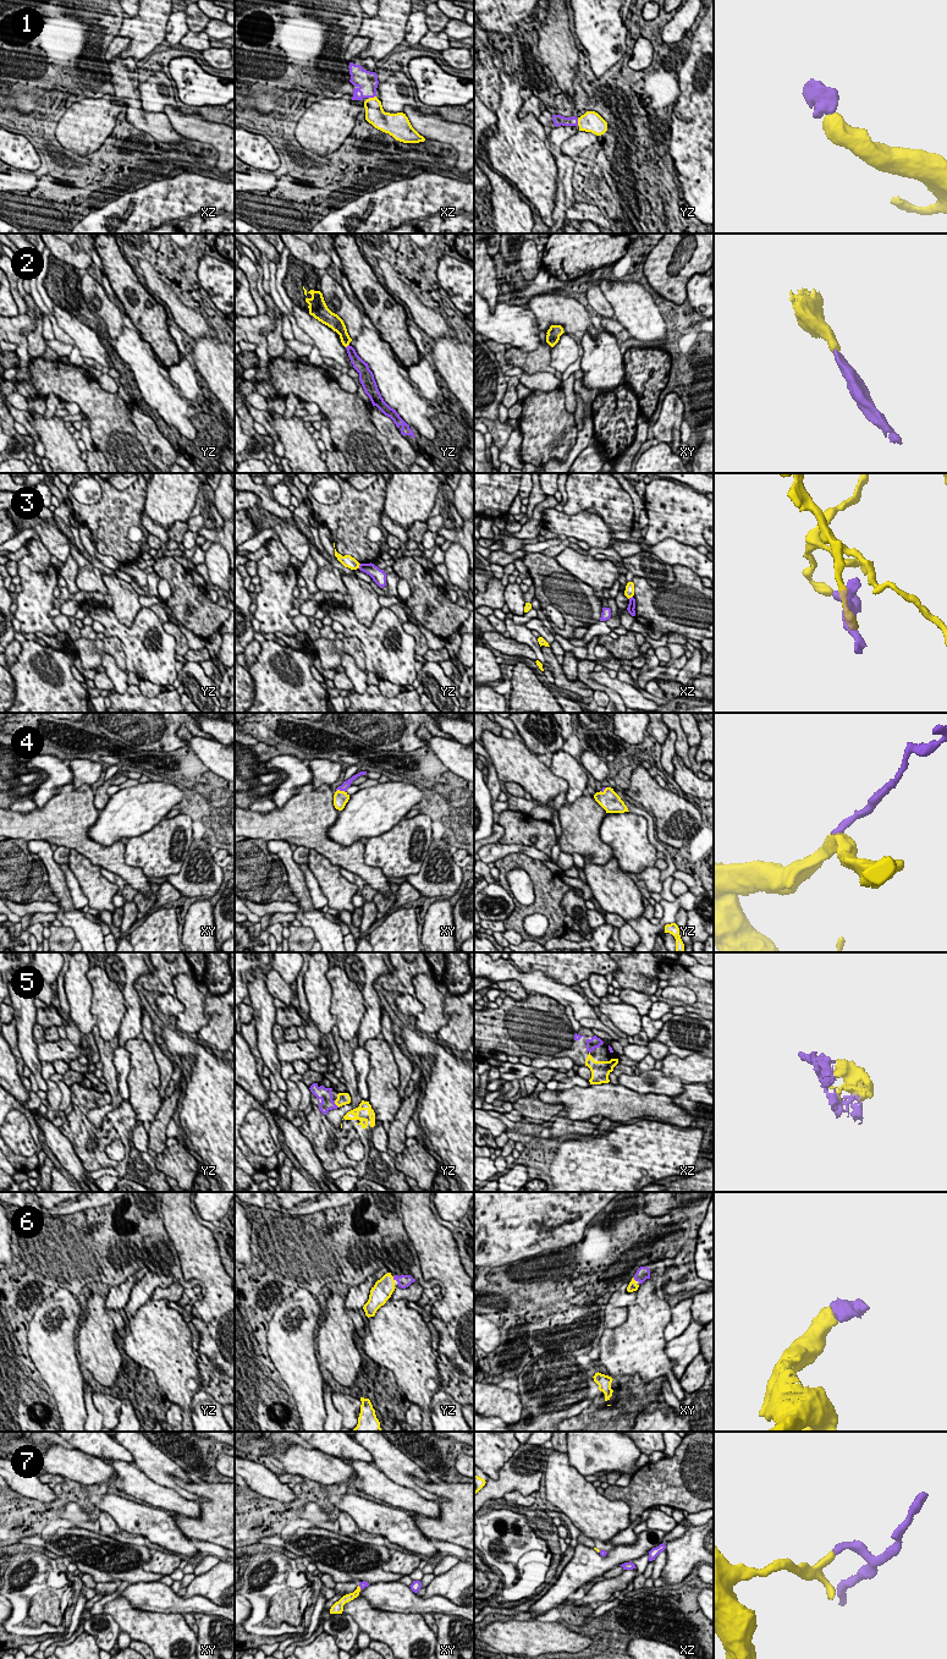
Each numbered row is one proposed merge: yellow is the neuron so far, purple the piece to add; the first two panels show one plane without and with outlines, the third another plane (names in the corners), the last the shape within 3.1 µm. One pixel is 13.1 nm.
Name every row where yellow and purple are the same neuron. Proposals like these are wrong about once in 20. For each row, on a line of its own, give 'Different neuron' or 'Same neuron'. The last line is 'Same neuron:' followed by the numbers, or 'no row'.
1: Same neuron
2: Same neuron
3: Same neuron
4: Same neuron
5: Same neuron
6: Same neuron
7: Same neuron
Same neuron: 1, 2, 3, 4, 5, 6, 7

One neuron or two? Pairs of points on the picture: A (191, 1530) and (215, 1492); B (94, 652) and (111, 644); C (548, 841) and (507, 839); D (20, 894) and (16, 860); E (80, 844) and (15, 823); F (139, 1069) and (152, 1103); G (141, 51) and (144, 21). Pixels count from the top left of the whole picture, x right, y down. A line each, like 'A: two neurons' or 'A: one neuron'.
A: one neuron
B: one neuron
C: one neuron
D: one neuron
E: one neuron
F: one neuron
G: one neuron

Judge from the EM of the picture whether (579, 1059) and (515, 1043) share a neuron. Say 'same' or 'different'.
same

